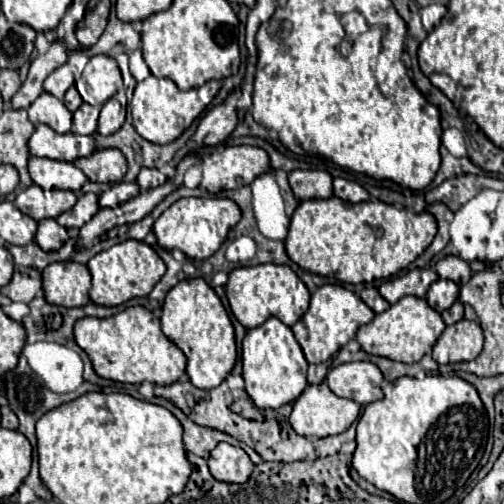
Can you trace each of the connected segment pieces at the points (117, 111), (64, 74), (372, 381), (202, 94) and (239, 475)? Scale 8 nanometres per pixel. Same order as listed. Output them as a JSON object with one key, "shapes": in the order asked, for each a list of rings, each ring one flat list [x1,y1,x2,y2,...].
{"shapes":[[[112,97,100,111,100,119,98,119,98,133,100,135,110,135,110,133,116,133,122,123,124,123,124,117,126,117,126,111,124,107,118,103,116,97]],[[64,63,62,67,58,67,56,71,52,71,46,81,44,81,44,91,52,93,58,99,64,99,64,93,68,91,68,87,74,85,74,67,70,63]],[[368,361,344,363,328,371,326,383,338,397,348,397,358,405,382,399,382,371]],[[150,75,148,79,140,81,134,89,134,97,132,97,134,127,146,141,160,143,160,145,170,143,170,141,178,139,182,135,182,131,188,129,192,125,192,121,212,103,212,99,220,91,220,87,222,87,220,81,208,81,202,87,182,91,176,87,174,81,158,79,158,77]],[[218,443,208,459,208,467,214,479,224,483,246,483,254,463,244,449,230,443]]]}

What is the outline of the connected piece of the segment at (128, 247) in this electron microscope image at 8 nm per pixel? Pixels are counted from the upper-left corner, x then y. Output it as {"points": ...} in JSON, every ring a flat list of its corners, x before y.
{"points":[[134,239,118,243,106,251,100,251,88,261,88,269,92,275,90,299,96,305,106,305,106,307,122,305,134,297,146,297,166,273,166,265,156,255,156,251,148,247,144,241,134,241]]}

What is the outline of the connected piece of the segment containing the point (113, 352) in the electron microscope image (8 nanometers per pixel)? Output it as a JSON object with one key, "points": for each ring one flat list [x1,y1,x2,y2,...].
{"points":[[128,307,108,319,84,317,74,325,74,337,88,353,94,371,104,379,132,385,142,381,172,385,186,371,186,355,162,333,160,319,144,307]]}

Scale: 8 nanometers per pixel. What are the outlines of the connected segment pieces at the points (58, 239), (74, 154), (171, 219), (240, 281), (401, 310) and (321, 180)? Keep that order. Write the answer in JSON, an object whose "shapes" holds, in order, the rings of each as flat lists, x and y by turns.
{"shapes":[[[42,219,38,223,38,233,36,233,36,243,46,249,46,251,54,251,60,249,66,241,70,239,68,231,56,223,56,219]],[[48,125,36,127,34,135,28,141,28,147,32,155,68,161,68,163,74,163,80,157,90,157,96,151,92,137,84,137,78,133,58,135]],[[188,197,188,199,178,199,174,205,170,205,154,221,154,235,156,235,158,245,162,249,166,249,166,251,180,249,190,259,204,261,220,249,228,231,238,221,240,221,240,209,232,199,224,199,224,197]],[[266,263,254,267,236,267,228,277,226,297,230,311,246,329,262,325,268,317,278,317,284,325,294,325,294,321,298,321,310,305,310,291,286,265]],[[408,295,408,297,402,297,398,303,390,305,390,309,386,309,384,313,378,313,370,323,362,325,358,329,356,341,370,355,388,357,392,361,402,361,402,363,416,363,426,353,432,351,444,327,446,325,438,311,434,311,424,299]],[[296,169,288,173,290,187,298,201,304,199,328,199,332,197,332,175,328,171,302,171]]]}

